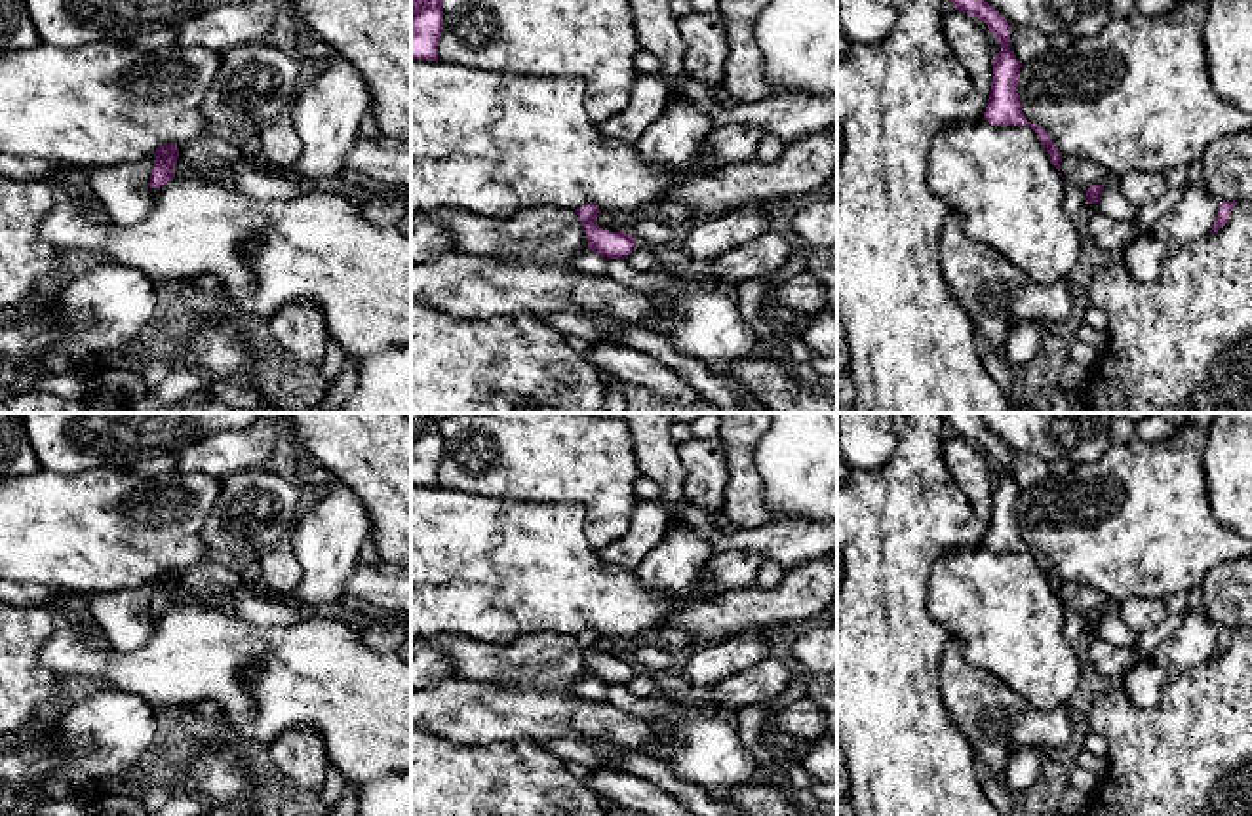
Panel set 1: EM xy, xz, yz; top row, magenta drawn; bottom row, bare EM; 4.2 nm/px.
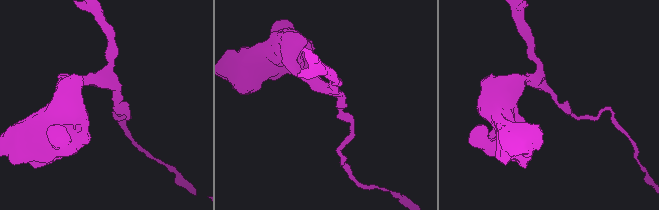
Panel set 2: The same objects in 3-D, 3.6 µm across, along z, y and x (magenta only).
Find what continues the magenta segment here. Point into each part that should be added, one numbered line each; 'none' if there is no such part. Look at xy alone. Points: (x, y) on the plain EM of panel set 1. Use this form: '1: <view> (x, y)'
none

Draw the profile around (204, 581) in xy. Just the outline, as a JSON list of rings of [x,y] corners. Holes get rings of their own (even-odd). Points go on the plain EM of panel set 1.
[[[207,561],[190,569],[179,569],[177,576],[175,603],[200,597],[225,597],[230,603],[236,593],[251,593],[276,603],[291,603],[285,593],[274,593],[264,584],[253,586],[245,582],[228,561]]]

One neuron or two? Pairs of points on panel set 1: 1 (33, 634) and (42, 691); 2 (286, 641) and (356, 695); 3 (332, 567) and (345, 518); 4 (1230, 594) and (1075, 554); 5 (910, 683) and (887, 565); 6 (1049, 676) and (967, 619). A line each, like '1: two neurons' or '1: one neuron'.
1: one neuron
2: one neuron
3: one neuron
4: two neurons
5: one neuron
6: one neuron

